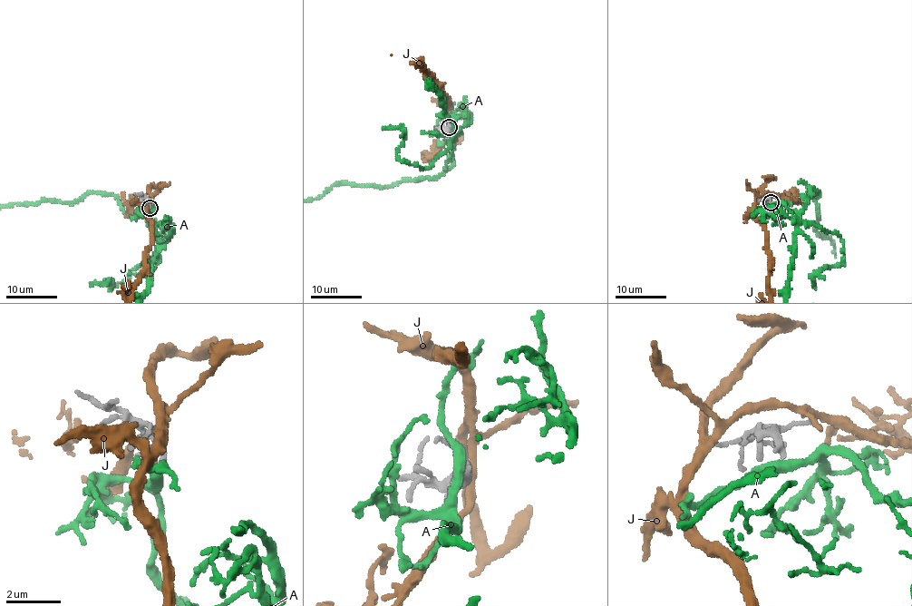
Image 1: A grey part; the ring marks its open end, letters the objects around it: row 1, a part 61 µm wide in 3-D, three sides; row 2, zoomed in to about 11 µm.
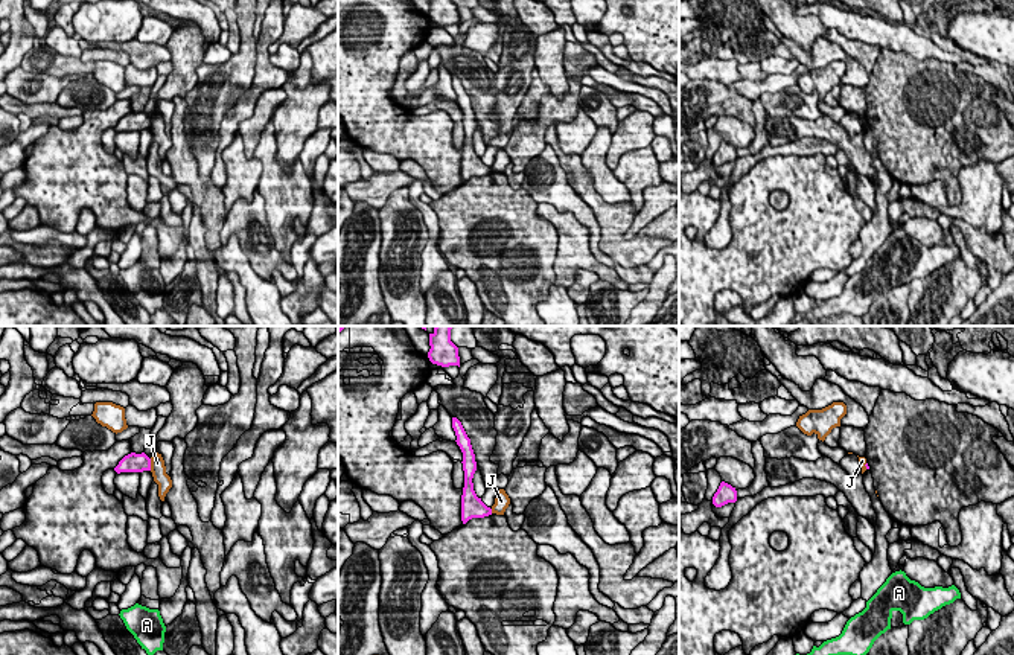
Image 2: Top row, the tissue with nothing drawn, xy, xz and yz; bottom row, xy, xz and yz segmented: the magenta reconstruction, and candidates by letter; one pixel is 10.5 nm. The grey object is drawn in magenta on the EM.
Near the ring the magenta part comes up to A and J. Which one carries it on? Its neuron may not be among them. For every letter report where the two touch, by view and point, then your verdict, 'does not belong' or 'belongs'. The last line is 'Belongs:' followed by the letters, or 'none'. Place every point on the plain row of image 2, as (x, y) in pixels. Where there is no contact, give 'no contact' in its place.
A: no contact | does not belong
J: xy (149, 124) | does not belong
Belongs: none

